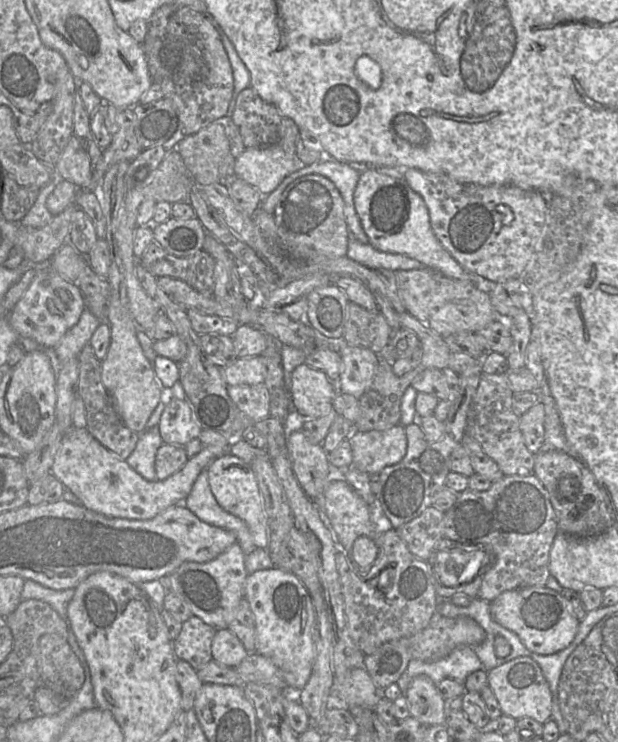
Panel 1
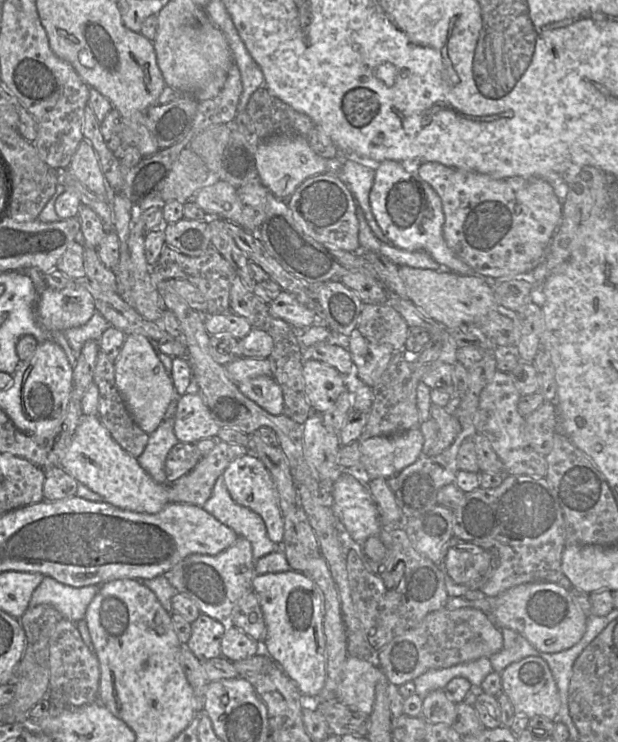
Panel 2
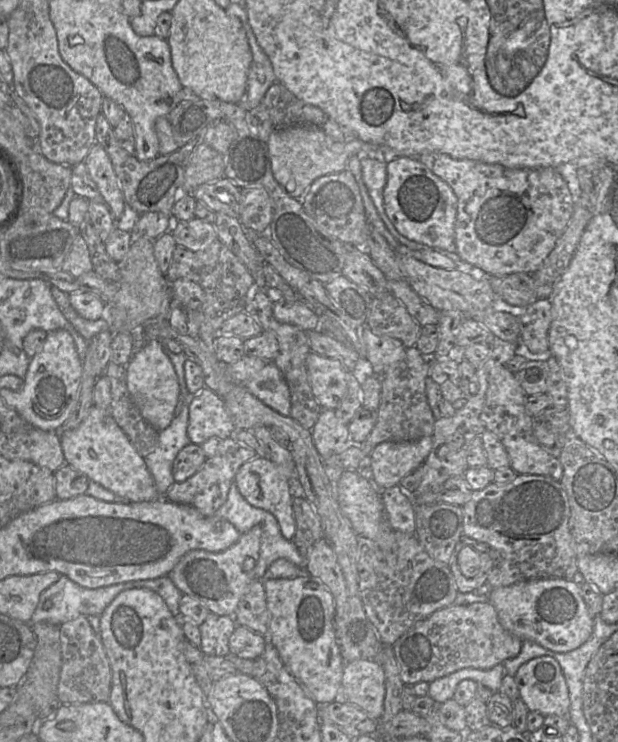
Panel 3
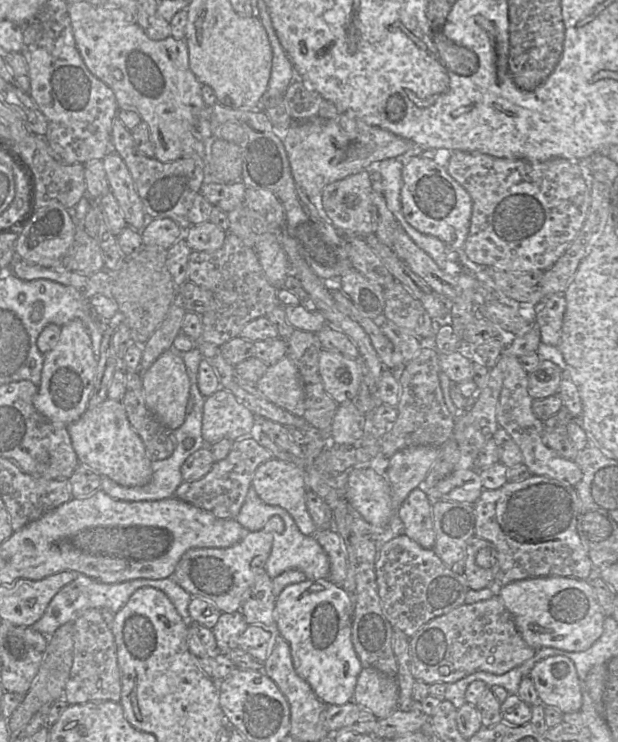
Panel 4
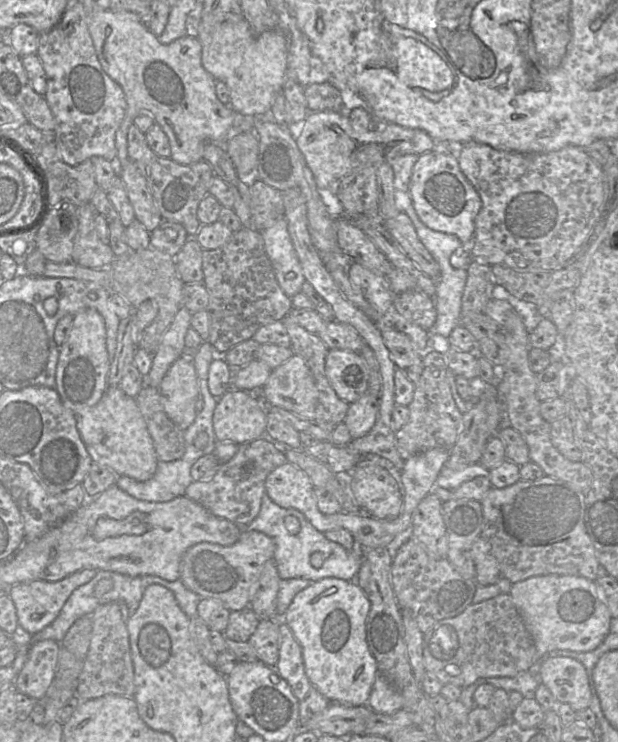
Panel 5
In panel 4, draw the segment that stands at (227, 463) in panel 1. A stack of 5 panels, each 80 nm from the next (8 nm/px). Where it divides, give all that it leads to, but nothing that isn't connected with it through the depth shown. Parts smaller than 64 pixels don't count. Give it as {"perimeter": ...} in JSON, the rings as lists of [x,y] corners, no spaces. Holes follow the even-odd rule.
{"perimeter":[[[272,458],[261,464],[255,471],[252,488],[266,504],[286,510],[304,535],[315,536],[316,527],[306,507],[306,493],[309,491],[306,474],[296,464]]]}

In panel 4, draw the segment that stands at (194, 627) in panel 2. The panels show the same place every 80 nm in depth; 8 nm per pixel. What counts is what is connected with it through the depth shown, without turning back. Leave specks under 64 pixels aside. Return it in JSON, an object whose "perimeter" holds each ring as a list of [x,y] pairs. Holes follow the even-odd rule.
{"perimeter":[[[241,612],[222,613],[216,625],[211,629],[218,652],[227,655],[231,649],[237,648],[238,638],[248,626]]]}

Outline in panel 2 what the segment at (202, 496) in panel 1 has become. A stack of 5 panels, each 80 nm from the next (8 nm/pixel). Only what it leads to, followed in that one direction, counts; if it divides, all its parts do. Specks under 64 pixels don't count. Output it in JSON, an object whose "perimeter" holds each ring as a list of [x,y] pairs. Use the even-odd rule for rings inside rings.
{"perimeter":[[[221,477],[216,481],[210,498],[202,508],[232,529],[239,537],[244,537],[251,543],[254,564],[267,554],[281,551],[281,545],[272,542],[268,537],[261,516],[237,504]]]}

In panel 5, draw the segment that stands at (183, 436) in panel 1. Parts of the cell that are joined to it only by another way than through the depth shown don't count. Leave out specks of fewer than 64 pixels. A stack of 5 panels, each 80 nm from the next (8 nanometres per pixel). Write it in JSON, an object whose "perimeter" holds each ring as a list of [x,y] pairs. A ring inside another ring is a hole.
{"perimeter":[[[228,389],[225,394],[223,394],[221,397],[218,398],[217,404],[216,404],[214,413],[213,413],[213,429],[214,429],[214,433],[215,433],[215,437],[216,437],[217,441],[218,442],[228,441],[228,442],[234,442],[236,444],[243,444],[246,442],[250,442],[252,440],[259,439],[264,433],[266,433],[265,427],[266,427],[266,423],[268,420],[269,407],[273,407],[273,406],[268,404],[263,399],[263,397],[261,396],[261,394],[259,392],[247,392],[247,391],[236,390],[236,389]]]}

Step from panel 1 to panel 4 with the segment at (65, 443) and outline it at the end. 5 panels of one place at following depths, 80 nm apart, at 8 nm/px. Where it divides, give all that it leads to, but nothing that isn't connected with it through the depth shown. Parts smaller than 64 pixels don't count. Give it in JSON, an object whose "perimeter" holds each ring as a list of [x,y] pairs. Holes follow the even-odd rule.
{"perimeter":[[[106,399],[92,410],[87,410],[68,427],[72,447],[81,467],[88,467],[102,478],[108,478],[125,487],[141,487],[152,479],[152,461],[148,458],[143,441],[132,428],[121,401]]]}

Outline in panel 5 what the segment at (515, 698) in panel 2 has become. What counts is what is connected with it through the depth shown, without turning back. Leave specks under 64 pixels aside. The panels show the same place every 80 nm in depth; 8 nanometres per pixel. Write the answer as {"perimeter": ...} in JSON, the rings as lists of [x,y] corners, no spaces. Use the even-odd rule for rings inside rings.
{"perimeter":[[[546,657],[536,667],[537,677],[560,703],[571,706],[575,711],[587,709],[591,702],[592,689],[584,665],[570,657]]]}

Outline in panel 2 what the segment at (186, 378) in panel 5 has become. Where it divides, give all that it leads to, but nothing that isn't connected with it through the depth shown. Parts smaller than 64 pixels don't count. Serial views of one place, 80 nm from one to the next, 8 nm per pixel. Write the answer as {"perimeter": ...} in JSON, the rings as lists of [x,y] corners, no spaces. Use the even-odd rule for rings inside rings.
{"perimeter":[[[126,335],[114,367],[116,386],[131,417],[144,432],[151,434],[162,423],[176,390],[150,339],[142,335]]]}

